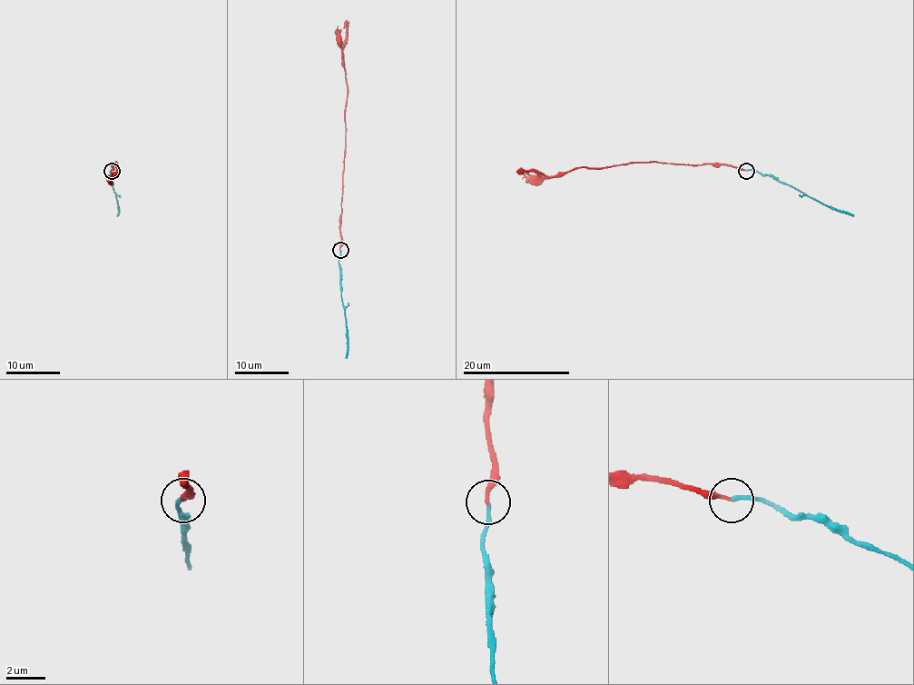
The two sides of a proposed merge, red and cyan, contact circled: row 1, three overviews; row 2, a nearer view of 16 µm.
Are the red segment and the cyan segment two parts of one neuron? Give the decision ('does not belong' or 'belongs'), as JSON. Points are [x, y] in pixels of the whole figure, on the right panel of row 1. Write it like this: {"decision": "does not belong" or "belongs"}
{"decision": "belongs"}

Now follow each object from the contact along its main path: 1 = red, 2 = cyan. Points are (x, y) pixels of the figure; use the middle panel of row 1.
1: (340, 250), (347, 83), (343, 56), (346, 19)
2: (340, 250), (339, 275), (346, 318), (346, 357)

